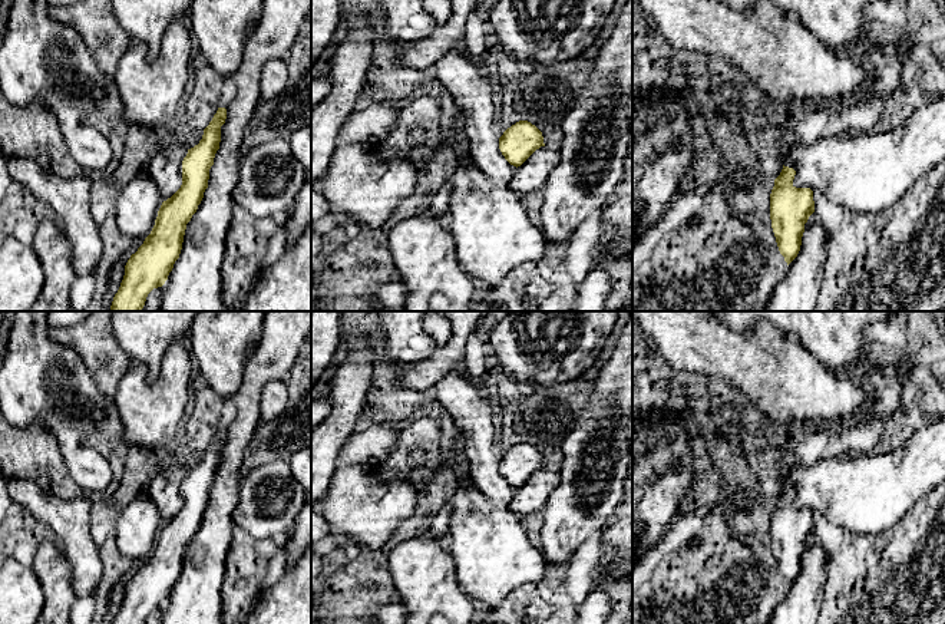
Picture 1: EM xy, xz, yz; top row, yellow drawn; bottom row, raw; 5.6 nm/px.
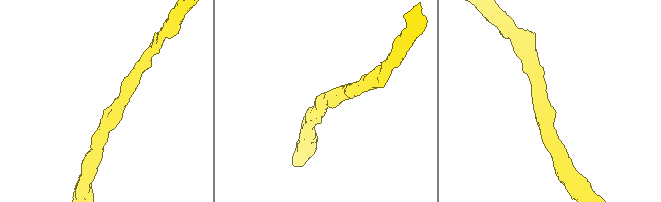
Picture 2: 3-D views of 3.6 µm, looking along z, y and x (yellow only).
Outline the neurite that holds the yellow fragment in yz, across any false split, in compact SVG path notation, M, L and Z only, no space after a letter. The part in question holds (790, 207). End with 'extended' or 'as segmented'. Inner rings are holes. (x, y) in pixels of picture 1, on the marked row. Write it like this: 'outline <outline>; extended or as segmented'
outline M784 166L770 194L770 219L780 254L787 265L797 257L804 224L815 212L813 191L793 185L796 171Z; as segmented

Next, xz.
outline M528 120L516 122L499 138L502 155L516 168L541 146L545 146L542 132Z; as segmented

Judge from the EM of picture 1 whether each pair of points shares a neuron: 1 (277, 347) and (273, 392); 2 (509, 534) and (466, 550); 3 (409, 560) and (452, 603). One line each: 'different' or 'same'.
1: different
2: same
3: same

